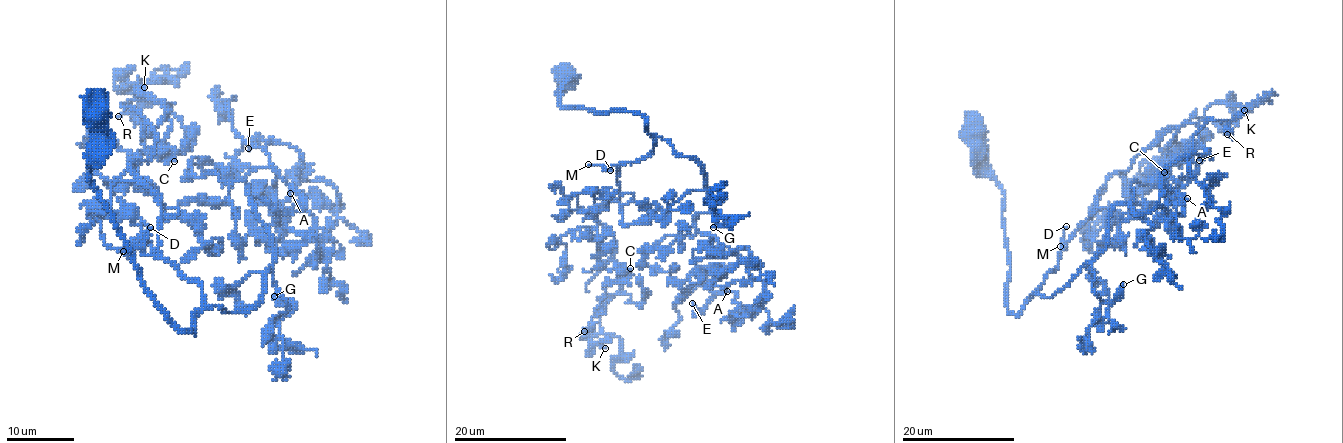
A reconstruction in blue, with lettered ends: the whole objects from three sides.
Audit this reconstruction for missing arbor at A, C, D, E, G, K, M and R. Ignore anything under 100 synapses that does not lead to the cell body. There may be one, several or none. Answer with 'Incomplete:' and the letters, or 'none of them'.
Incomplete: D, M

